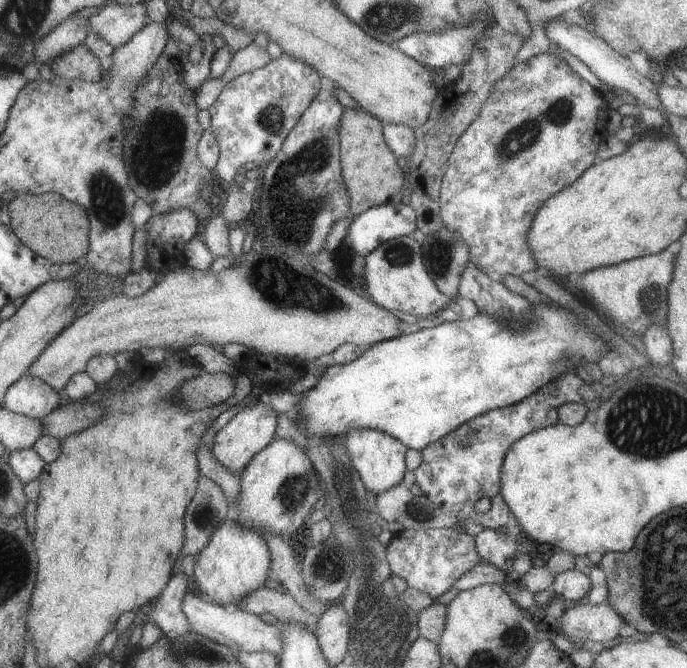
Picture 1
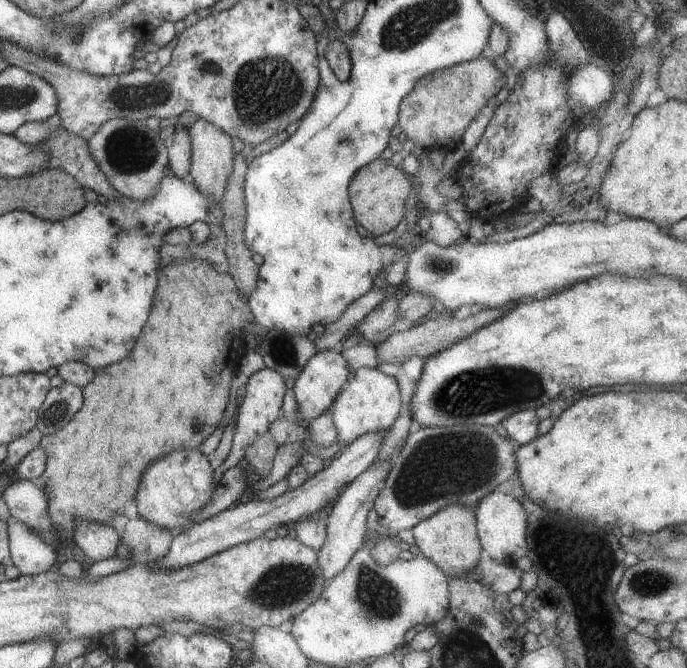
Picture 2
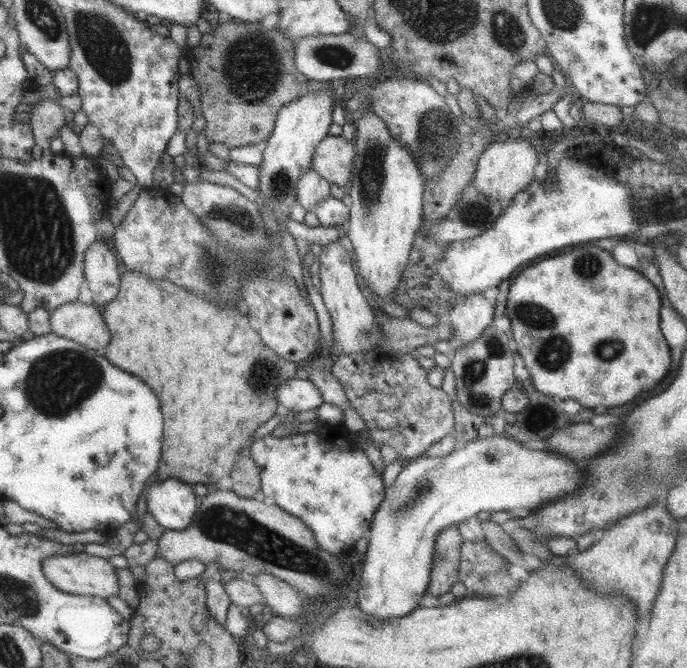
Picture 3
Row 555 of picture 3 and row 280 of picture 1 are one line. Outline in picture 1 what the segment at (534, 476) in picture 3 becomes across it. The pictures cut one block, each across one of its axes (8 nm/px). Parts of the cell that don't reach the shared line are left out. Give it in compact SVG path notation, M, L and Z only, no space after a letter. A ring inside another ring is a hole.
M412 235L386 240L364 256L364 280L369 298L389 312L393 310L425 317L445 309L451 302L439 292L424 267L420 245Z

